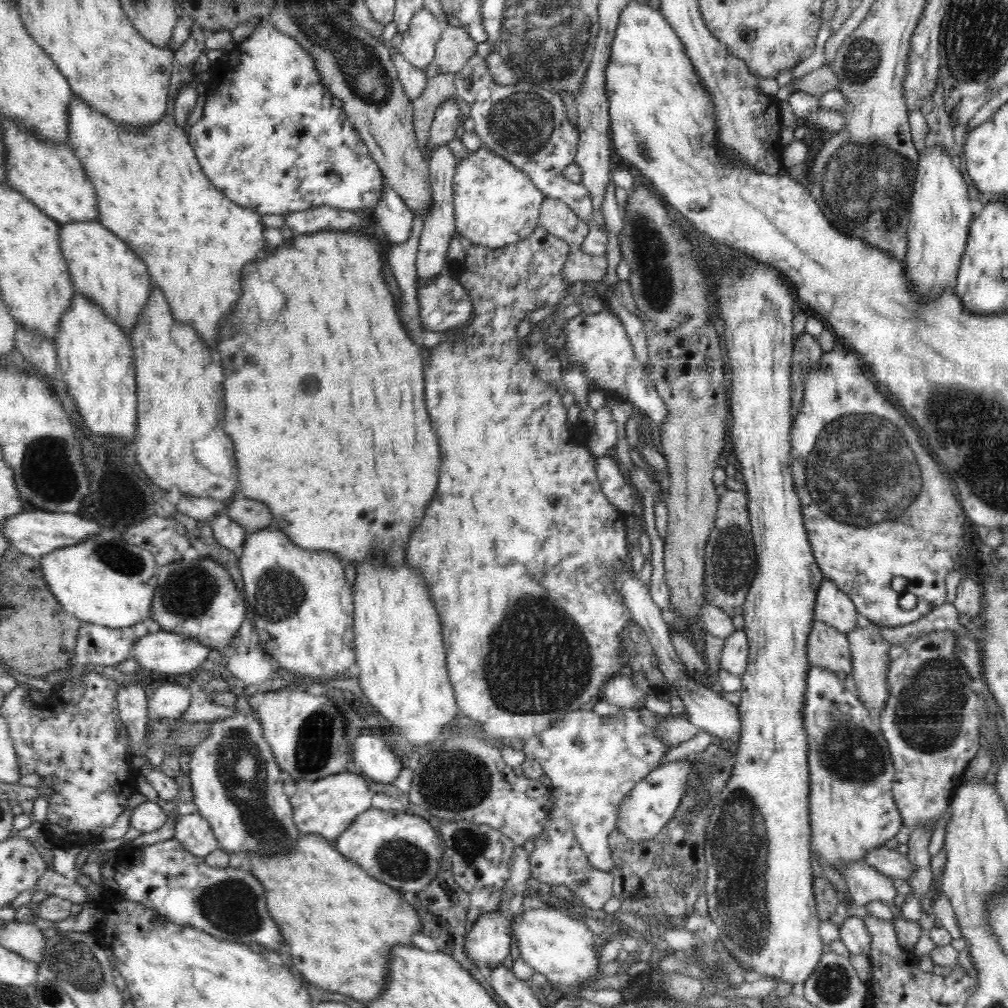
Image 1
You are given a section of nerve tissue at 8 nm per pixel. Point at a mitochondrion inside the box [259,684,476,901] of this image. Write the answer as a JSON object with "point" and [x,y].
{"point":[311,750]}

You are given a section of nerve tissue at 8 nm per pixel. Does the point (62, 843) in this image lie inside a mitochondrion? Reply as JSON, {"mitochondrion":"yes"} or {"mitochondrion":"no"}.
{"mitochondrion":"no"}

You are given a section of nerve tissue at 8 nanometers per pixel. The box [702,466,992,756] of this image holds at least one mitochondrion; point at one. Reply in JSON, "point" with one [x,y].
{"point":[731,562]}

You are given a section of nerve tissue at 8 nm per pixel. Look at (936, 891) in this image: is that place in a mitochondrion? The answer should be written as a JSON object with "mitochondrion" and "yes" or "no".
{"mitochondrion":"no"}

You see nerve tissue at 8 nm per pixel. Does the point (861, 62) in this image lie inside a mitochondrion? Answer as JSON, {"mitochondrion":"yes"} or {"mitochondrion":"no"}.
{"mitochondrion":"yes"}

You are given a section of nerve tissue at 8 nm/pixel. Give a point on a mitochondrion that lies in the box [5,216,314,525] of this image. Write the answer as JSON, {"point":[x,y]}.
{"point":[46,472]}

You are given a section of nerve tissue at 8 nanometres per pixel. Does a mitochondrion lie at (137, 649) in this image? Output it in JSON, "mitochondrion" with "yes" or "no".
{"mitochondrion":"no"}

